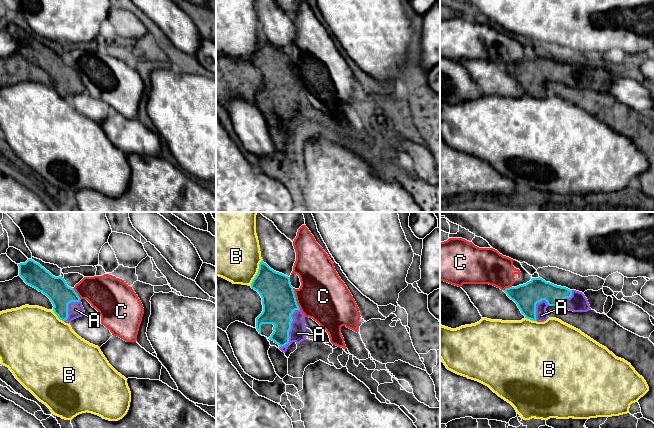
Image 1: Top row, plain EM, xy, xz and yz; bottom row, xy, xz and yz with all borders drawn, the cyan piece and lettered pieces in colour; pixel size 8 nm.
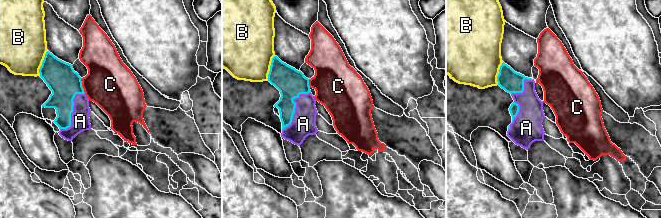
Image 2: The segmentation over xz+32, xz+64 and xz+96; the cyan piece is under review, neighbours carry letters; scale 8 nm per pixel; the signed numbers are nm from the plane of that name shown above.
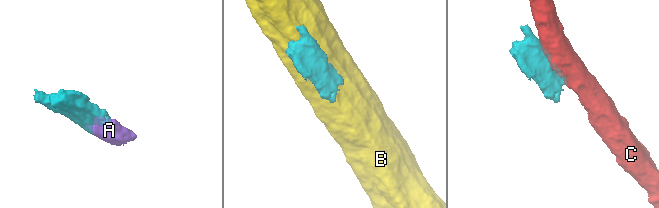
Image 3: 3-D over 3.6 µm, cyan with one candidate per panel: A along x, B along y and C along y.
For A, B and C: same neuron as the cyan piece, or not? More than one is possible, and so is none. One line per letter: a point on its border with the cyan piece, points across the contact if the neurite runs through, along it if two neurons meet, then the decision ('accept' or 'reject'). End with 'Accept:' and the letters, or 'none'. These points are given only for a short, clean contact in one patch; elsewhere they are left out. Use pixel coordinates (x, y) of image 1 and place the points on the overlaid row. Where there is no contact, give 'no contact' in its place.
A: meets cyan in xz at (290, 328); accept
B: meets cyan in xz at (257, 273); reject
C: meets cyan in xz at (295, 299); reject
Accept: A

